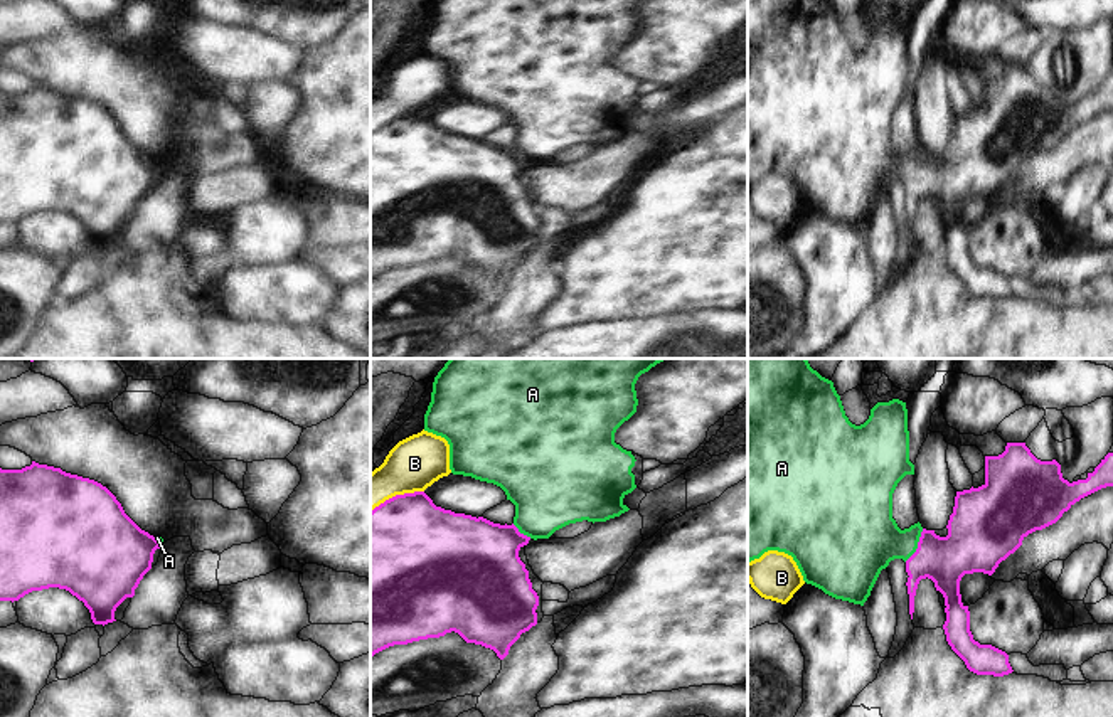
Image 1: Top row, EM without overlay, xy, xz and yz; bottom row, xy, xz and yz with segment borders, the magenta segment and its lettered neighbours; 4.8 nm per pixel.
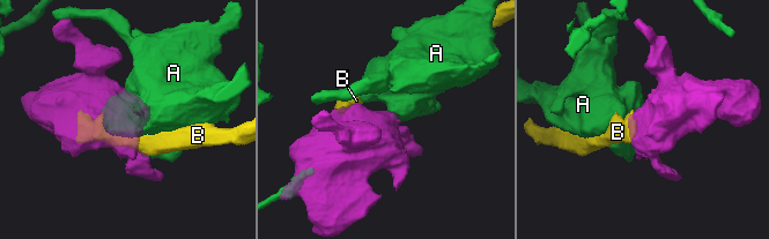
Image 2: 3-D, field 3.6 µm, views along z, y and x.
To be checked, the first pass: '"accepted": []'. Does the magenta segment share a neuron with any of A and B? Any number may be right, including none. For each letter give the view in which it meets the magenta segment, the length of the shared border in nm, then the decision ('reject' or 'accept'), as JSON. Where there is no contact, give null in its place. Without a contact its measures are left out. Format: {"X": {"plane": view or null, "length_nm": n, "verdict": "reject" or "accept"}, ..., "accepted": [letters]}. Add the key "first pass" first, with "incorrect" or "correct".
{"first pass": "incorrect", "A": {"plane": "yz", "length_nm": 180, "verdict": "accept"}, "B": {"plane": "xz", "length_nm": 280, "verdict": "reject"}, "accepted": ["A"]}

